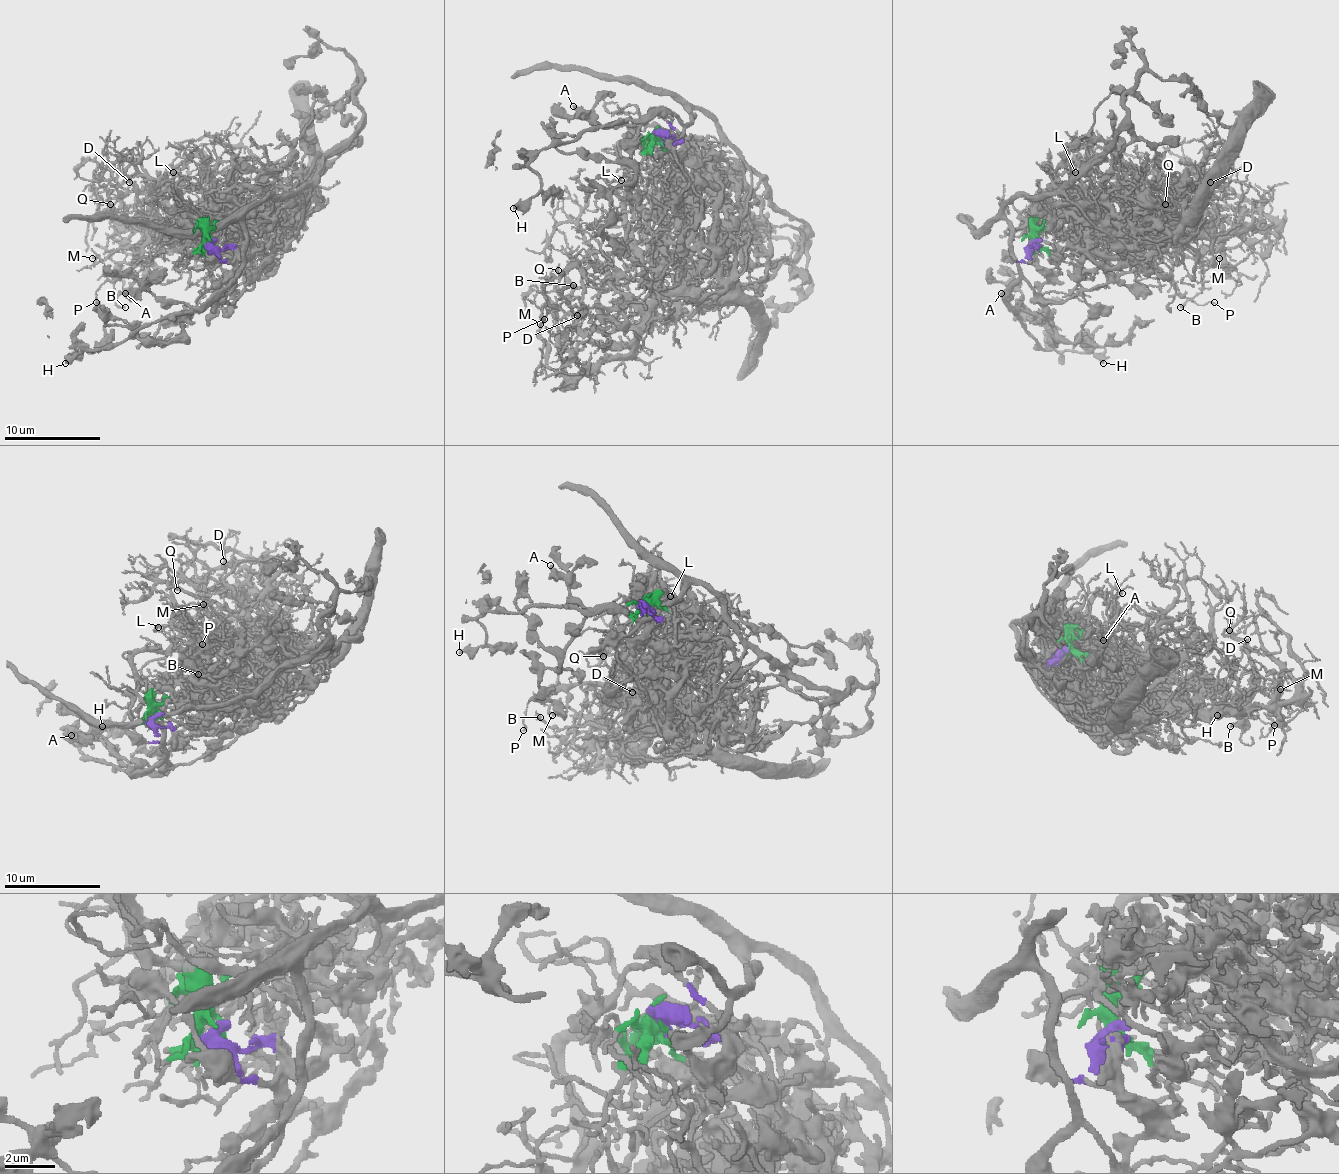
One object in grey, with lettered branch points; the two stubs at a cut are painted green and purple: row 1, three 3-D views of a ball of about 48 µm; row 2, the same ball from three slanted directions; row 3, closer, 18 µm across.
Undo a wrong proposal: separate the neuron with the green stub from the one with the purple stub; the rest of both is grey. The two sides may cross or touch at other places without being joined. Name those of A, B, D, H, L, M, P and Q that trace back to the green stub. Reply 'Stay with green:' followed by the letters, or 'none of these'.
Stay with green: B, D, L, M, P, Q

